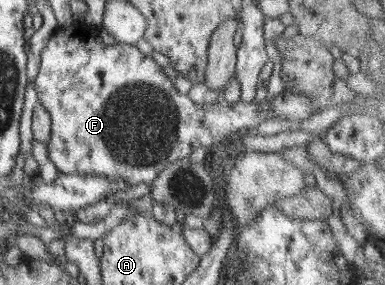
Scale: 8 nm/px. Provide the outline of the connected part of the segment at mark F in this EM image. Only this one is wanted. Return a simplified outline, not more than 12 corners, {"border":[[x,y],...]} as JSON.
{"border":[[59,26],[41,51],[47,157],[151,185],[267,117],[284,92],[195,103],[134,45]]}

